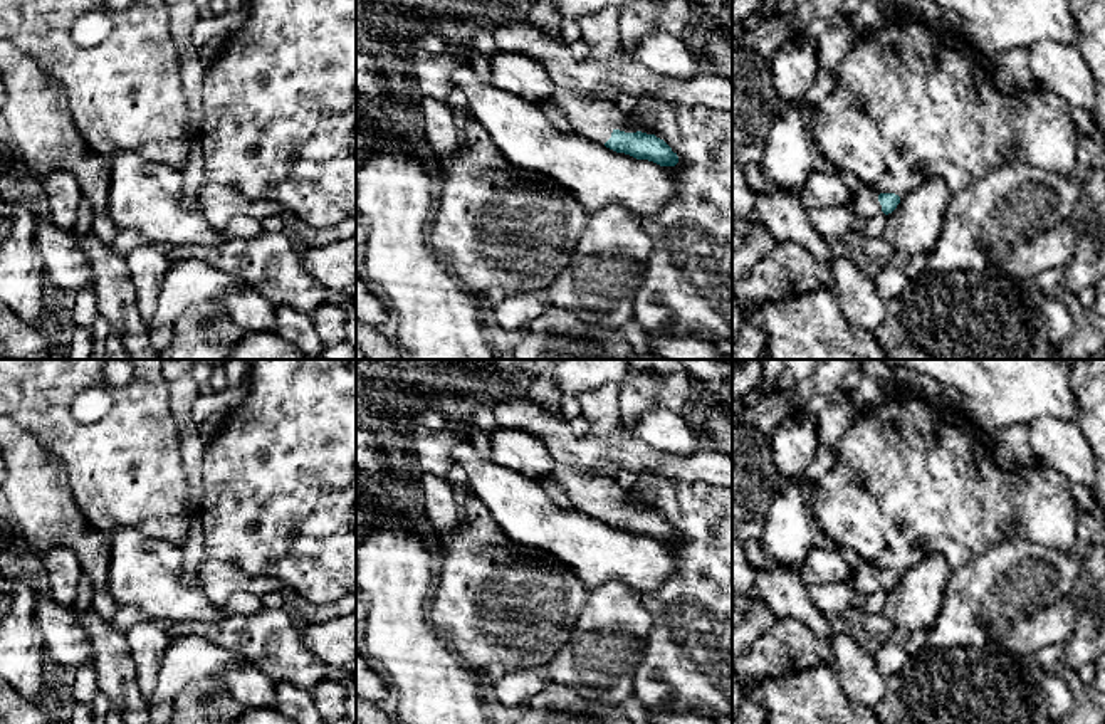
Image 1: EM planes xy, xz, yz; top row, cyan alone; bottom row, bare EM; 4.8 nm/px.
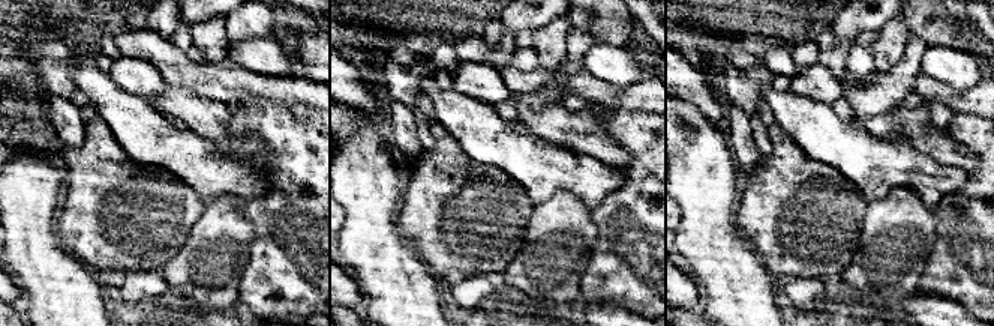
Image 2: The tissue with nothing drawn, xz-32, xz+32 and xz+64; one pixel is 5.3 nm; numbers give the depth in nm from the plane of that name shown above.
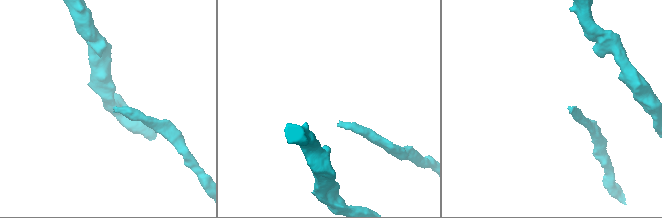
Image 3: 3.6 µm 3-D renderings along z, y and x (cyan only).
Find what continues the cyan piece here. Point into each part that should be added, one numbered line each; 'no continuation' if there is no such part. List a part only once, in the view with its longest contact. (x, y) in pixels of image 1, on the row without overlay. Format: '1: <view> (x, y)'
1: xz (595, 494)

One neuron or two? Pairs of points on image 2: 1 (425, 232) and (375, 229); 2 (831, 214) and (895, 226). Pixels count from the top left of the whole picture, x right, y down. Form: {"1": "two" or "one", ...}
{"1": "two", "2": "two"}

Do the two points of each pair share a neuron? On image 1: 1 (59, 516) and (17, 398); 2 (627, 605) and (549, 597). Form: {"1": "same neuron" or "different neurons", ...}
{"1": "different neurons", "2": "different neurons"}

